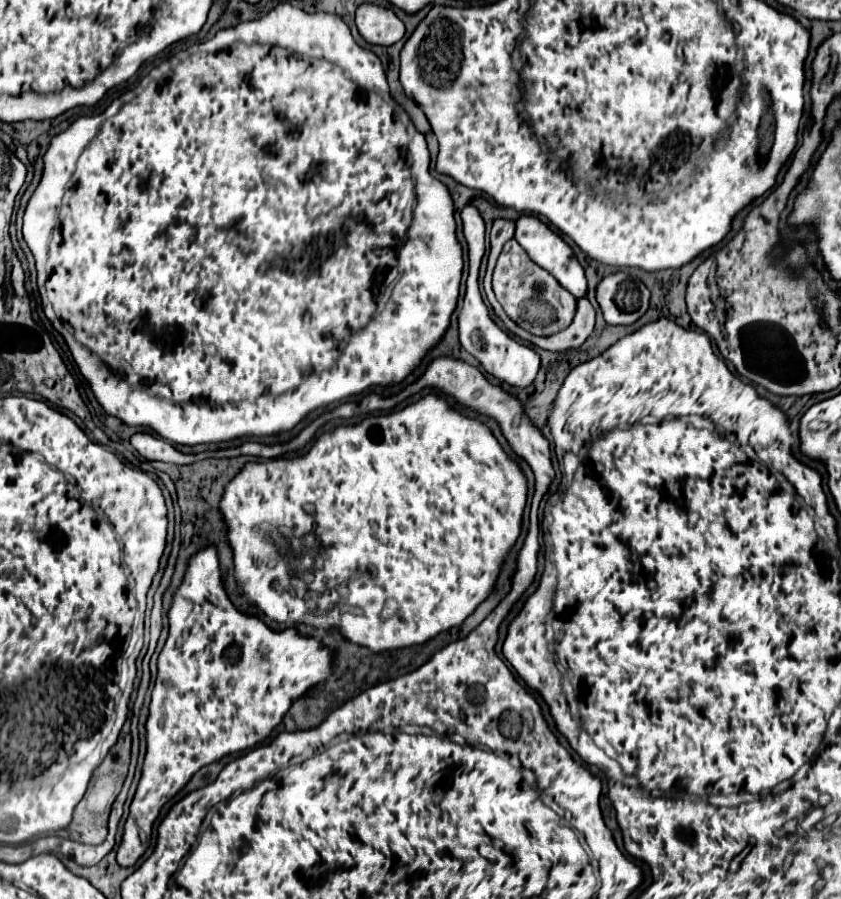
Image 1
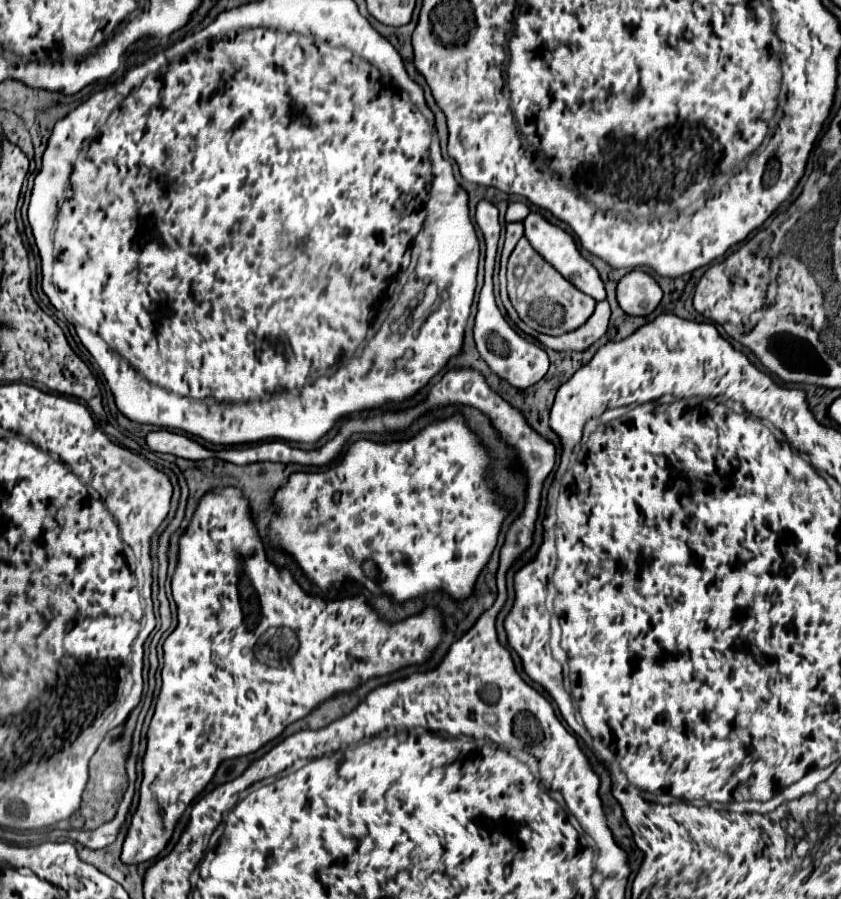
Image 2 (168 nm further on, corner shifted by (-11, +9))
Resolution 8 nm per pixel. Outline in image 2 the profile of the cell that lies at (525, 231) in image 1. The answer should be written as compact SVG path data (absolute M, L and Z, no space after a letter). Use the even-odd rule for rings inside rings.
M530 212L530 214L524 218L522 224L524 224L524 236L526 236L528 242L534 246L534 250L536 250L538 254L542 254L566 280L570 280L578 290L586 292L586 294L592 296L594 300L604 300L604 298L606 298L606 290L604 290L604 284L602 284L602 280L600 280L600 276L598 276L598 270L596 270L586 258L582 258L580 250L576 248L574 238L572 238L568 232L564 232L560 226L550 224L550 222L548 222L542 214L538 214L538 212Z

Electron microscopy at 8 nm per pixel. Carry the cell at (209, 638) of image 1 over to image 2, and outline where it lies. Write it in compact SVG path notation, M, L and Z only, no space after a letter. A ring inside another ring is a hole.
M218 488L216 492L208 492L208 496L204 496L200 500L188 530L180 538L180 560L178 560L178 566L176 566L176 572L174 572L174 578L172 578L172 596L174 596L174 602L178 606L178 626L164 642L164 658L166 660L164 660L164 668L162 668L162 688L160 688L160 694L158 694L158 702L156 702L156 710L154 710L148 734L146 734L148 736L148 748L146 748L146 754L144 754L144 760L142 760L144 780L142 780L142 786L140 786L140 804L138 804L138 810L132 814L132 822L130 822L130 828L128 828L124 846L122 846L122 856L120 856L122 862L126 862L126 864L140 864L140 862L152 860L166 848L168 840L172 838L172 832L174 832L174 826L176 826L178 818L182 816L186 806L204 790L204 786L210 782L210 778L214 776L214 772L216 772L216 768L220 766L222 760L236 758L236 756L246 756L250 752L256 752L260 746L264 746L272 738L280 736L288 724L304 718L322 700L326 700L326 698L330 698L330 696L334 696L334 694L338 694L342 690L352 690L352 688L360 686L362 682L366 682L368 678L390 674L390 672L394 672L394 670L398 670L402 666L424 662L432 654L432 650L438 646L438 642L442 640L442 634L444 634L442 616L434 608L428 608L418 616L406 618L404 622L386 624L386 622L378 620L376 612L372 612L364 604L364 600L360 596L342 598L342 600L332 602L332 600L322 600L322 598L310 598L308 594L304 594L300 590L300 586L292 580L290 570L278 570L276 566L272 566L268 562L262 540L260 540L258 532L254 530L250 510L248 510L248 502L242 498L238 488ZM244 604L246 604L246 612L244 612ZM294 638L298 642L298 646L296 646L298 650L296 648L292 650ZM188 658L190 658L190 668L188 668ZM156 796L168 796L168 816L160 810L160 804L158 804Z

